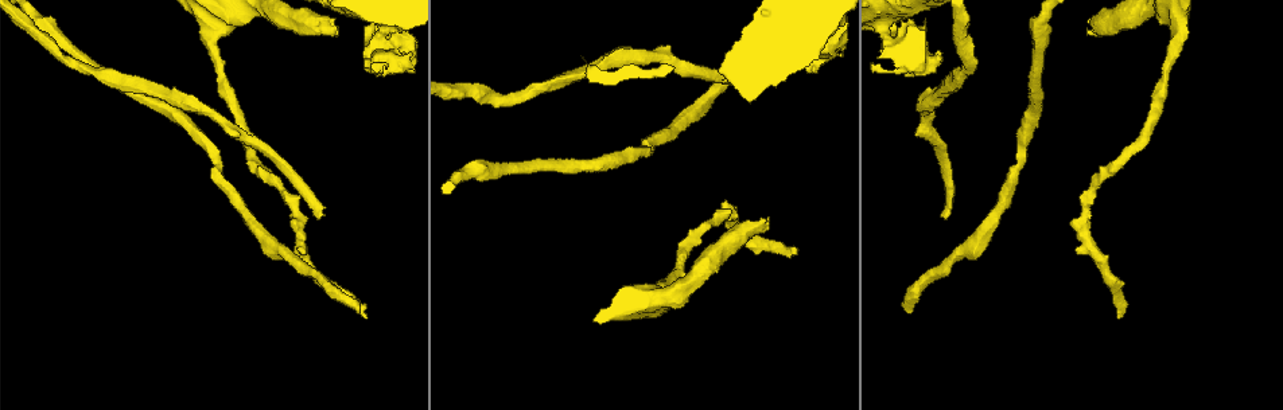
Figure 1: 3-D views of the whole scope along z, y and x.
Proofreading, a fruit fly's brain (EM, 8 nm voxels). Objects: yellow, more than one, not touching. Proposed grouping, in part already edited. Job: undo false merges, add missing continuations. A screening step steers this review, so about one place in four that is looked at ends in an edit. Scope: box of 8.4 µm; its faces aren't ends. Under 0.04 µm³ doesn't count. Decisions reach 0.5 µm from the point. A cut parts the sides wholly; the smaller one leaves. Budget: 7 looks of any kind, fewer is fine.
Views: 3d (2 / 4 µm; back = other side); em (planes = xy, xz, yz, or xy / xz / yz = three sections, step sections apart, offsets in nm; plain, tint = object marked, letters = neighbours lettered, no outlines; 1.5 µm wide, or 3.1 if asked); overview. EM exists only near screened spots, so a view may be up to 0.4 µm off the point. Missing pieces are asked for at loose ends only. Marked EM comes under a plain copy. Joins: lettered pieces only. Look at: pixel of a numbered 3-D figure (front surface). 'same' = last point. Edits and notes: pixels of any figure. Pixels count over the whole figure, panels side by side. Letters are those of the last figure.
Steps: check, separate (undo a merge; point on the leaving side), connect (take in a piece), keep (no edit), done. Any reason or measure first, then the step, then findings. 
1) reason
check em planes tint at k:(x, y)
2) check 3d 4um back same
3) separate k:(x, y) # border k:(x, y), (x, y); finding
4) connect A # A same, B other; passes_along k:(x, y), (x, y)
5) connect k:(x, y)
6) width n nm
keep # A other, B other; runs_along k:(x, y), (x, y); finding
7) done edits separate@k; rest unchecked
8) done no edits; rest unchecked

long arm stops here
check em yz step 4 tint at 1:(943, 213)

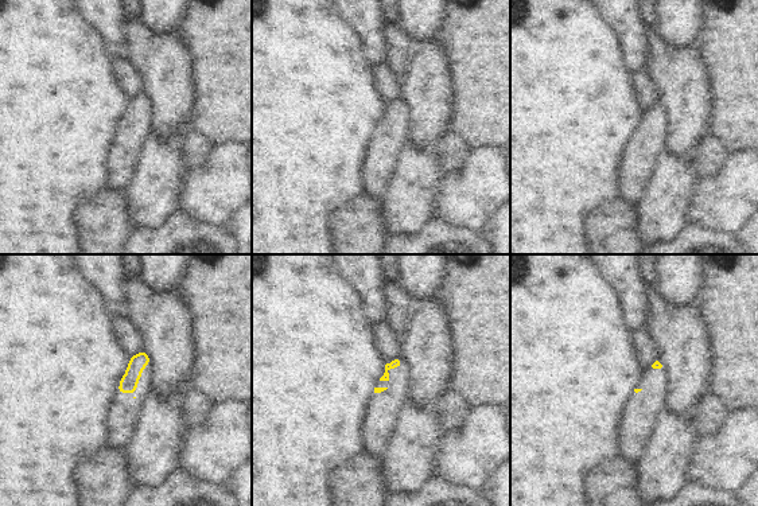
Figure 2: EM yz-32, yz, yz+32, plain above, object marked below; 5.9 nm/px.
cut it another way
check em planes letters same

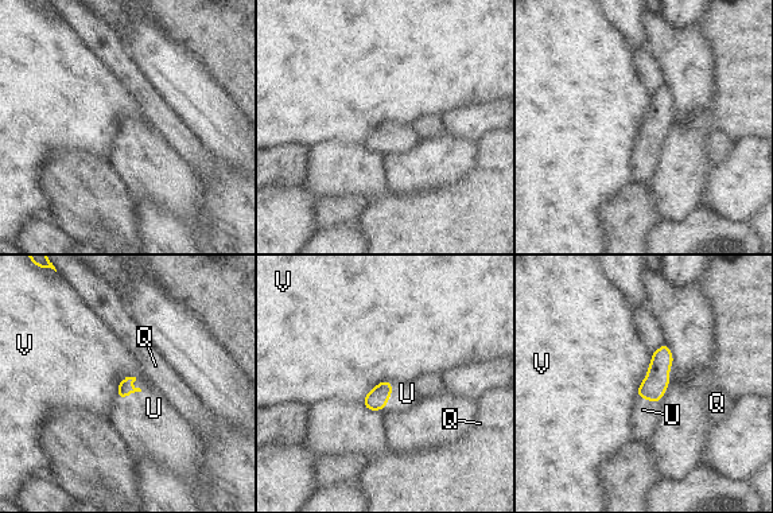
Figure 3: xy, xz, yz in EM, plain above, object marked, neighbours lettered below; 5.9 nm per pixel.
connect U # Q other, U same, V other; passes_along 3:(124, 388), (136, 391), (154, 408); it goes on there

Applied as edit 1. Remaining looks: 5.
check overview

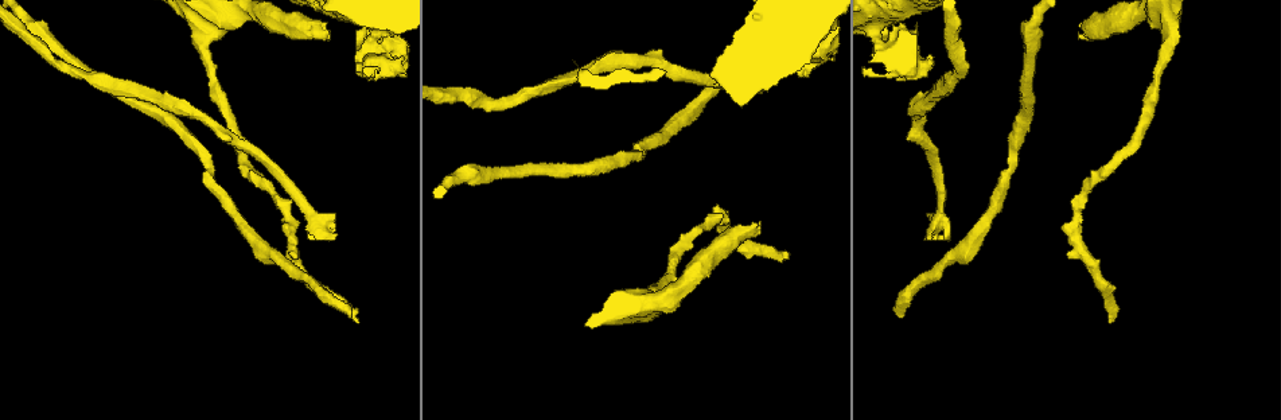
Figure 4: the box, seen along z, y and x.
a narrow waist
check 3d 4um at 4:(1006, 172)

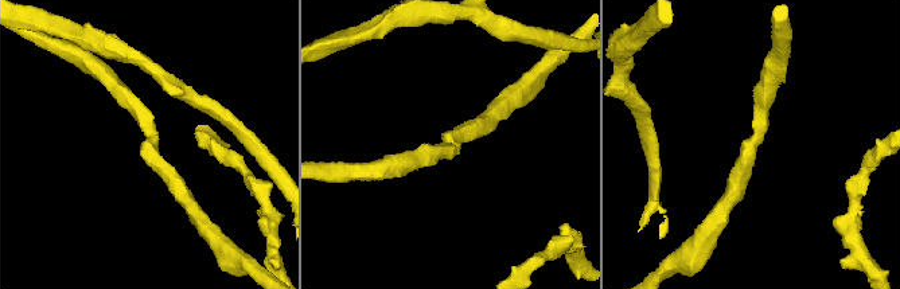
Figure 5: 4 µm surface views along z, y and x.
arm_widths 240, 240 nm; now the EM
check em planes letters at 5:(450, 144)

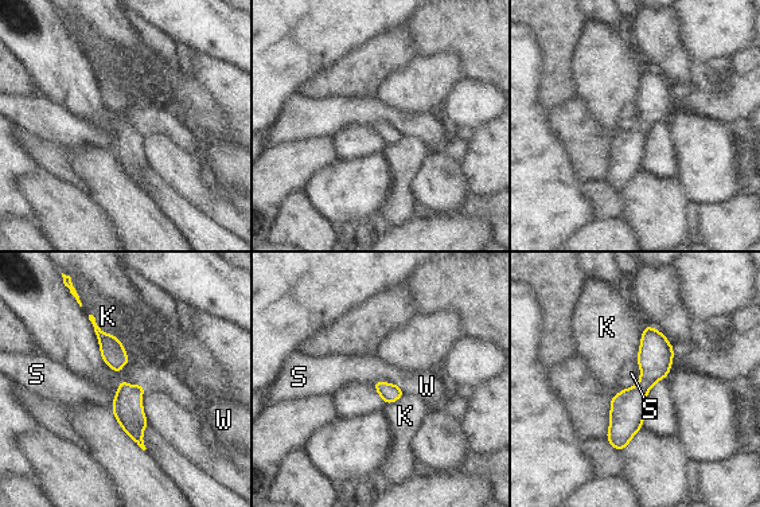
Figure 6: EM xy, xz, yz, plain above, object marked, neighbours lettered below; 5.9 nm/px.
keep # K other, S other, W other; continuous, no second neuron

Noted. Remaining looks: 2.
stops while still wide
check em planes letters at 4:(389, 69)

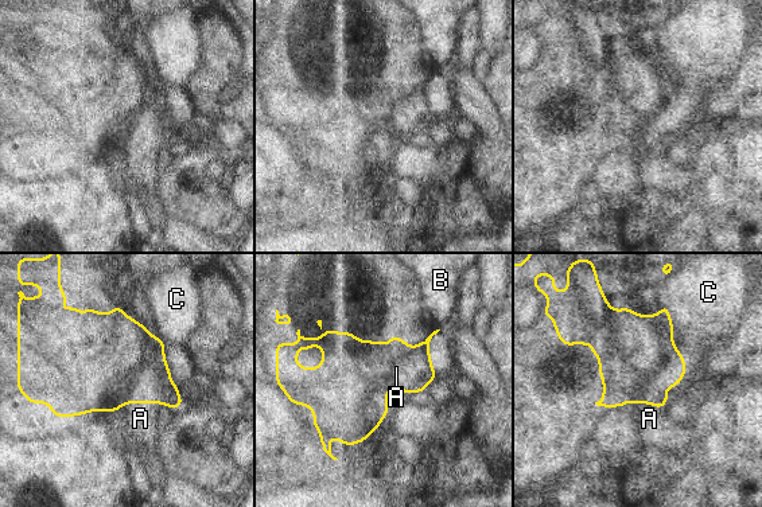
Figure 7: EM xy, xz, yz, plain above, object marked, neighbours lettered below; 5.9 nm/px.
width 400 nm
connect A # A same, B other, C other; passes_along 7:(124, 363), (139, 402), (140, 418); the neuron continues

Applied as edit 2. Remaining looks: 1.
done edits connect@3, connect@7; rest unchecked

